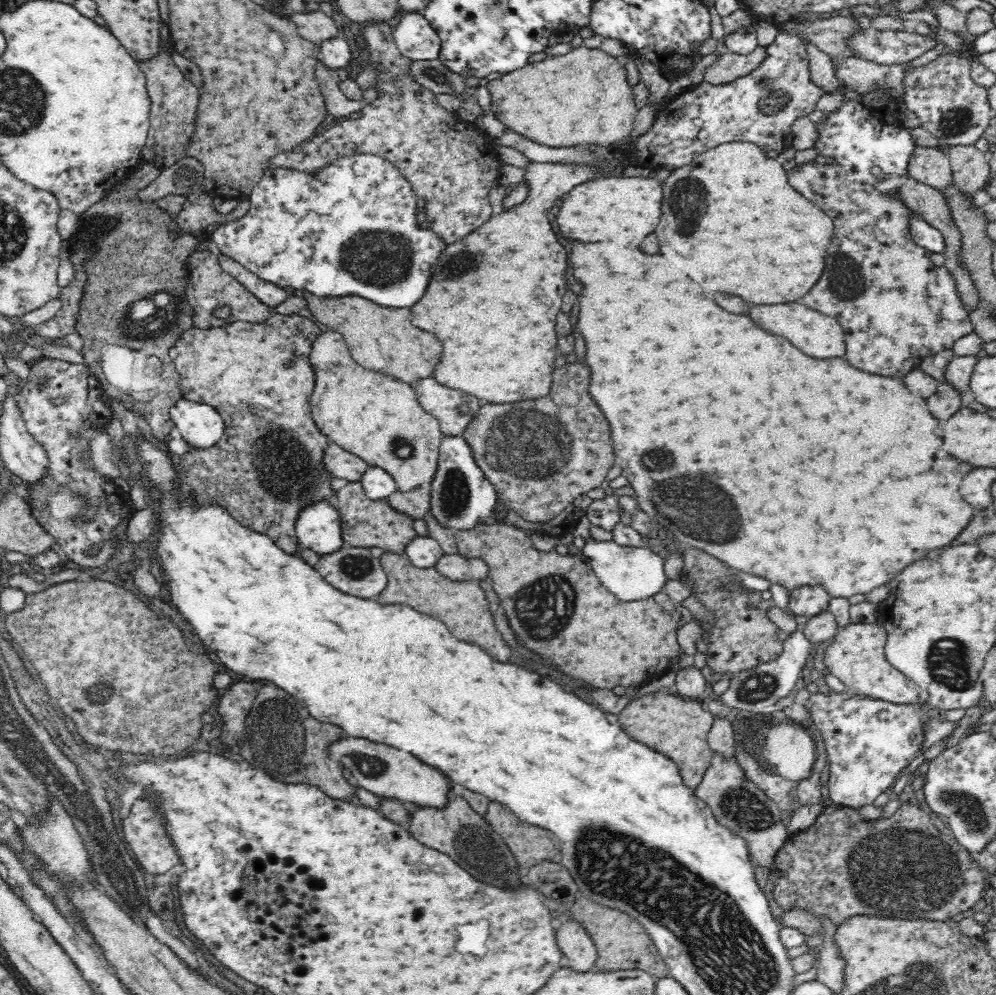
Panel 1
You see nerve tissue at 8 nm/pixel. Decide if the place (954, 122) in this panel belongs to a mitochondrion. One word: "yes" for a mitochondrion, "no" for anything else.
yes

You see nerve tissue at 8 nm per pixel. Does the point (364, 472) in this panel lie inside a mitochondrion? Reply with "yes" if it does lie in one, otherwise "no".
no

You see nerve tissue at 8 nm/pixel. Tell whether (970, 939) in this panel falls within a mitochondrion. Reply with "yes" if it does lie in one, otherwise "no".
no

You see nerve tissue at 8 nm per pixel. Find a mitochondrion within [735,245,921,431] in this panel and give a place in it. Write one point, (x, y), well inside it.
(846, 282)

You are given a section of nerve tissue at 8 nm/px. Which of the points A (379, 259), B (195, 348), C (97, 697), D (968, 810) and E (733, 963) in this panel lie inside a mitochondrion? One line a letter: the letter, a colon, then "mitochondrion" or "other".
A: mitochondrion
B: other
C: mitochondrion
D: mitochondrion
E: mitochondrion

